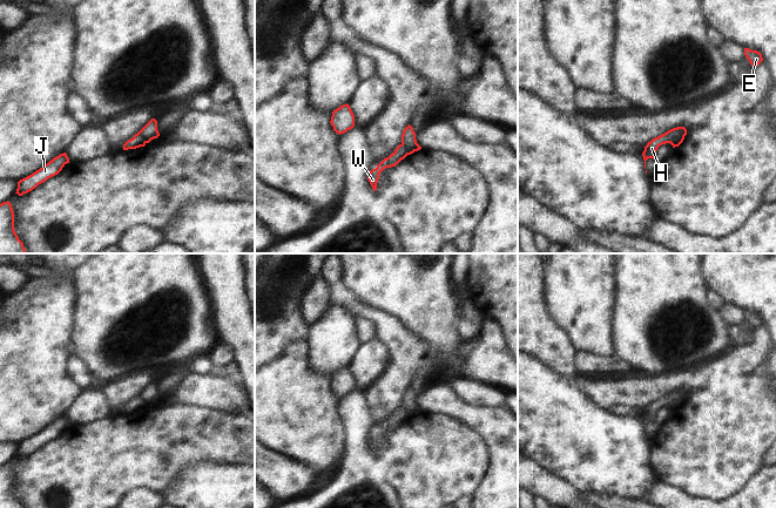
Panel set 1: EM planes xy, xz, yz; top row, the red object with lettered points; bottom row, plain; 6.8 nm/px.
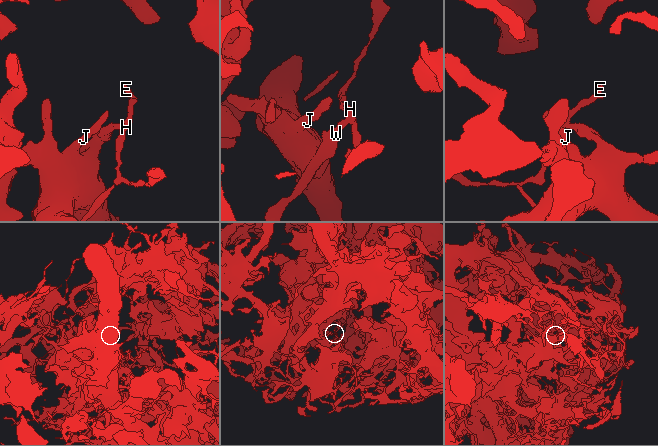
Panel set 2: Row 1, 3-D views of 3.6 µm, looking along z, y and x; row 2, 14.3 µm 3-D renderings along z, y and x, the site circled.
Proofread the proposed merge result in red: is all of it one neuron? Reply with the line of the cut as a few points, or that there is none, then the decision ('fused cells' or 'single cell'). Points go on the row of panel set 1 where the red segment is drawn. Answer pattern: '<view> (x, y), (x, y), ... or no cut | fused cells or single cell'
yz (685, 134), (668, 142) | fused cells

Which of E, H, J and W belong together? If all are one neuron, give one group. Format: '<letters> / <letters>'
E H / J W

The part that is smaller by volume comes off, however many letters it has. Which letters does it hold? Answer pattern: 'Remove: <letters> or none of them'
Remove: E, H

